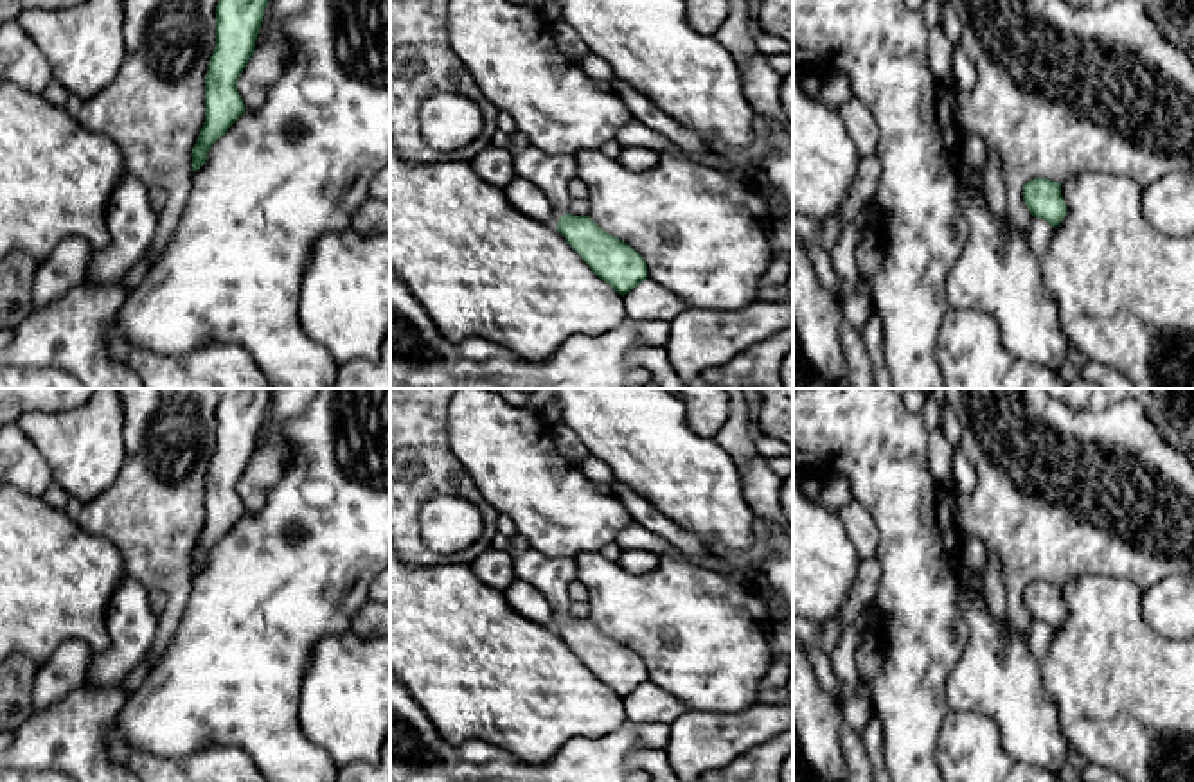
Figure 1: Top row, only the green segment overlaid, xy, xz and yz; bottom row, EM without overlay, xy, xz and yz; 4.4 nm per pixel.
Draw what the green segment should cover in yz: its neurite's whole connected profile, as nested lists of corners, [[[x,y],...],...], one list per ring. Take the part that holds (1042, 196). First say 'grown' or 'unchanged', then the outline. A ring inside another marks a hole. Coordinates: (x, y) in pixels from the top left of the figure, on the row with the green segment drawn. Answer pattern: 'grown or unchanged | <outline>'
unchanged | [[[1047,178],[1027,182],[1023,187],[1023,201],[1032,216],[1048,221],[1052,227],[1057,227],[1066,214],[1061,183]]]

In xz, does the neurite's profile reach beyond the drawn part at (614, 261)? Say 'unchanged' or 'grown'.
grown

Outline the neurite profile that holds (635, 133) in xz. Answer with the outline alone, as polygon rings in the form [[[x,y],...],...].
[[[633,120],[628,126],[624,126],[615,140],[620,144],[620,147],[649,147],[660,155],[674,155],[691,162],[703,164],[707,167],[716,165],[723,160],[723,156],[719,156],[712,147],[705,160],[698,160],[691,156],[685,149],[676,146],[673,140],[665,138],[662,133],[647,128],[638,120]]]

